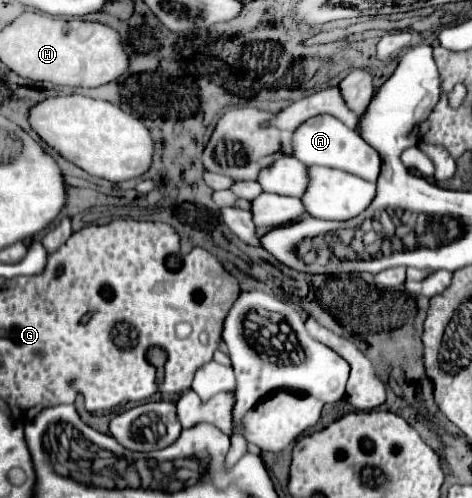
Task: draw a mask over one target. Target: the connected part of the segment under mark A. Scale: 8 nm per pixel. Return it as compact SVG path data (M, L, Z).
M328 114L314 116L296 128L292 136L292 156L304 164L318 164L356 174L358 178L366 178L368 182L374 182L380 174L380 156L376 154L376 150L370 148L356 130L346 128L338 118Z

